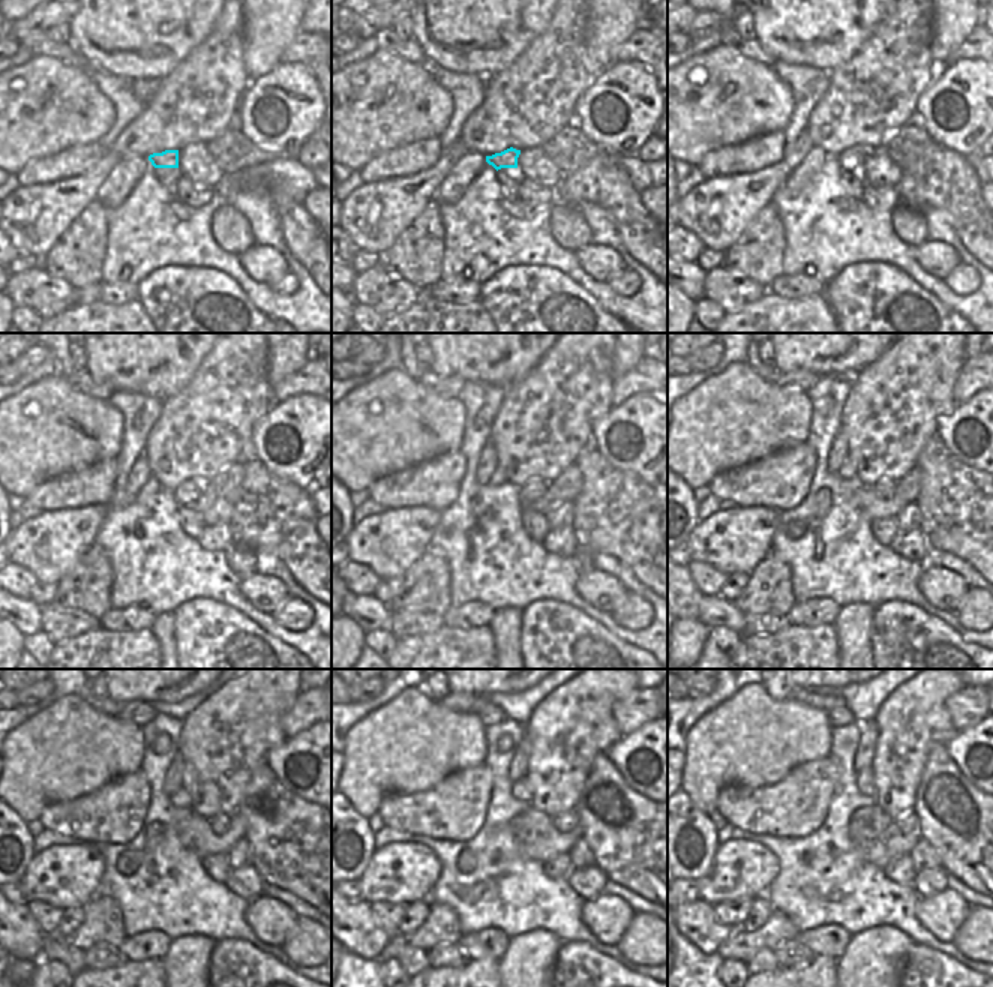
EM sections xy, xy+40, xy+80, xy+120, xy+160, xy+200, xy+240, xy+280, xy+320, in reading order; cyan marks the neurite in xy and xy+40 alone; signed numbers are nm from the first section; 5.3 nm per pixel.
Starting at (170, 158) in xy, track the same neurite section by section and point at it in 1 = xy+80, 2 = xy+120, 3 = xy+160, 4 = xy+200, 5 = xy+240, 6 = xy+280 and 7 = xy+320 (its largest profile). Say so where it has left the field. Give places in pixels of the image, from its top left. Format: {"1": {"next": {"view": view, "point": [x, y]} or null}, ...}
{"1": {"next": {"view": "xy+80", "point": [849, 159]}}, "2": {"next": {"view": "xy+120", "point": [186, 492]}}, "3": {"next": {"view": "xy+160", "point": [531, 491]}}, "4": {"next": {"view": "xy+200", "point": [885, 486]}}, "5": {"next": {"view": "xy+240", "point": [221, 822]}}, "6": {"next": {"view": "xy+280", "point": [563, 822]}}, "7": {"next": {"view": "xy+320", "point": [908, 824]}}}

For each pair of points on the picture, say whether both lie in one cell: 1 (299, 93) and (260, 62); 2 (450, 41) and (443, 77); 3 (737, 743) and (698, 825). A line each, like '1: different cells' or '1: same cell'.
1: different cells
2: different cells
3: different cells

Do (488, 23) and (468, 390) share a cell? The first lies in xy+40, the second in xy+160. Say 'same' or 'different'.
different

